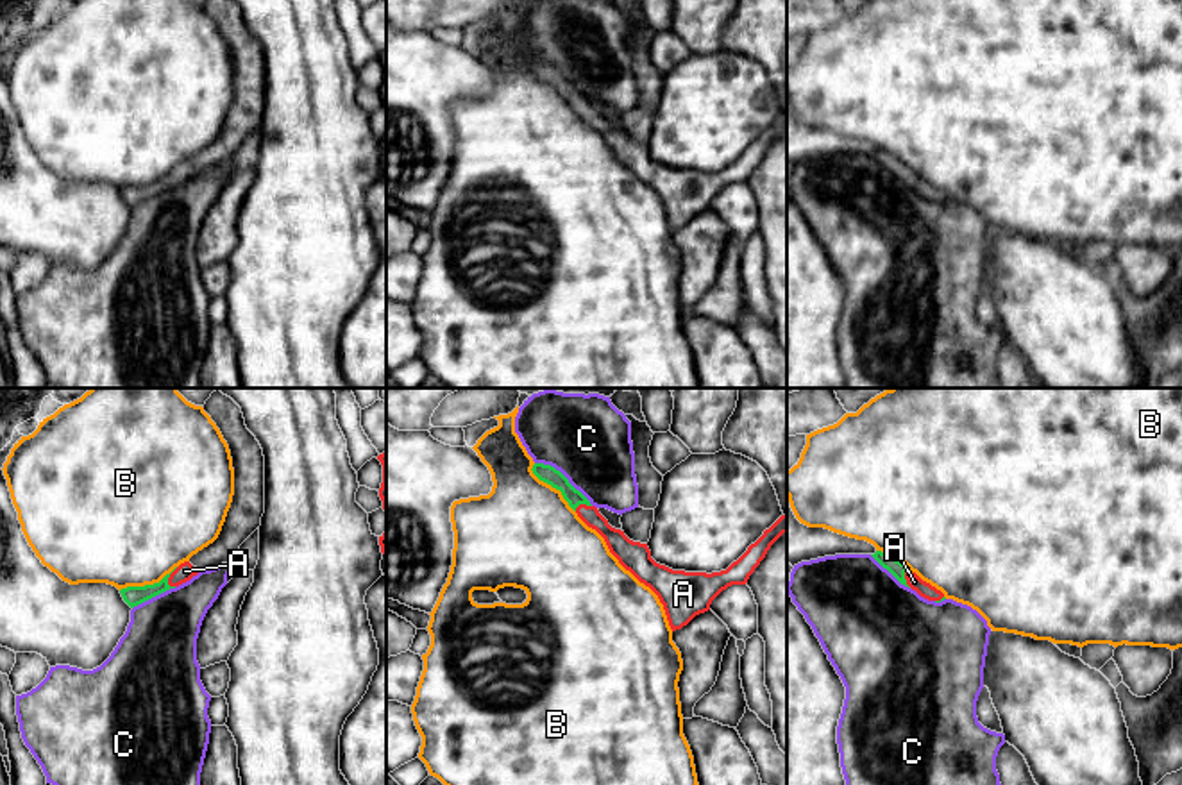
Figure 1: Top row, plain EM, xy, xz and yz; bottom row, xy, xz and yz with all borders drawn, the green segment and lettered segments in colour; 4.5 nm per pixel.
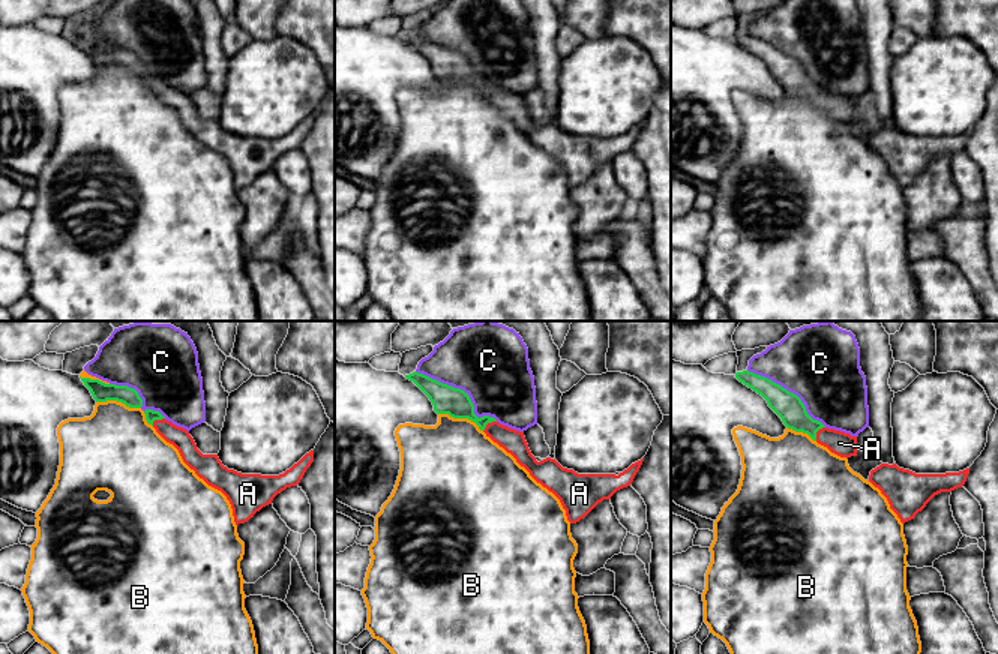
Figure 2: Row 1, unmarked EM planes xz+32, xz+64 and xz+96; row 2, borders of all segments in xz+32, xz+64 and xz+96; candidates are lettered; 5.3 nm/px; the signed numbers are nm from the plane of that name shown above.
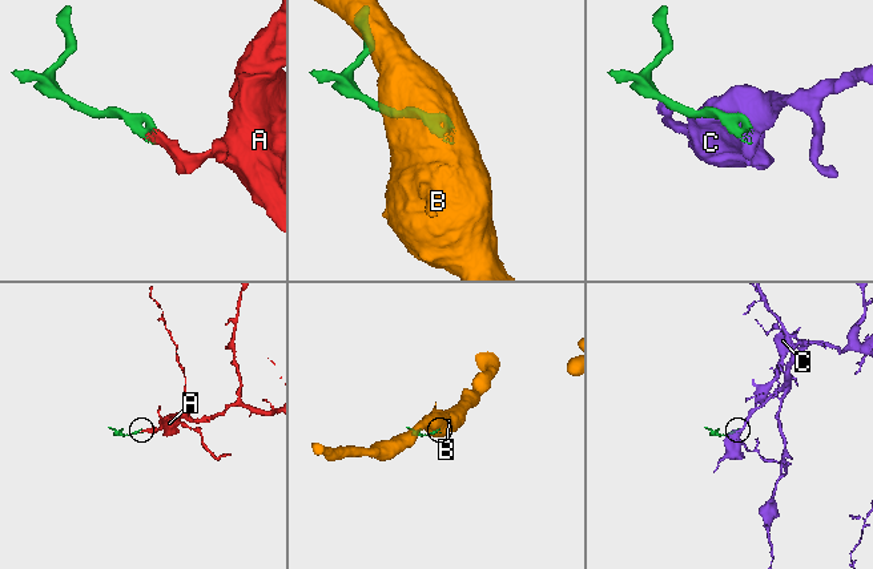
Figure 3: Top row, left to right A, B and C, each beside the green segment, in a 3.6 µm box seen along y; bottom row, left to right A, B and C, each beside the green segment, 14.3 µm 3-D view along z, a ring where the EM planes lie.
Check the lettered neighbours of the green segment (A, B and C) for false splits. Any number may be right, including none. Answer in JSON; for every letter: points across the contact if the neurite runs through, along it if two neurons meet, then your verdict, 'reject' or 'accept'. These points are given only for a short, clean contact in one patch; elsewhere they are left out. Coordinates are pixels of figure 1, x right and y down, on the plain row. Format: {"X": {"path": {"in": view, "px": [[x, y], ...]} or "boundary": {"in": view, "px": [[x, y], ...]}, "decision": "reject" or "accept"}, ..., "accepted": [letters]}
{"A": {"path": {"in": "xy", "px": [[133, 195], [158, 188], [168, 176], [177, 176], [185, 170]]}, "decision": "accept"}, "B": {"decision": "reject"}, "C": {"decision": "reject"}, "accepted": ["A"]}

